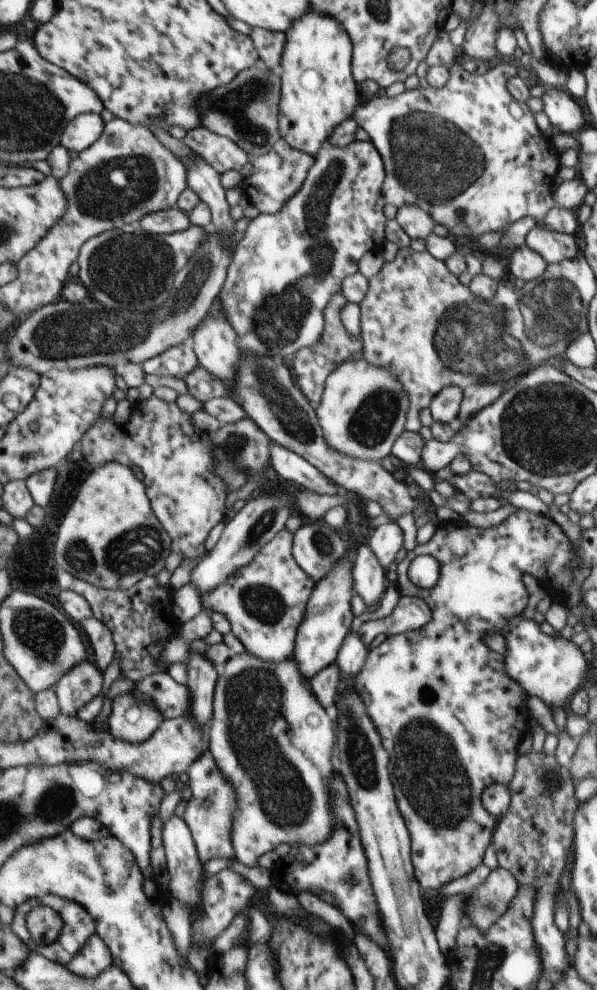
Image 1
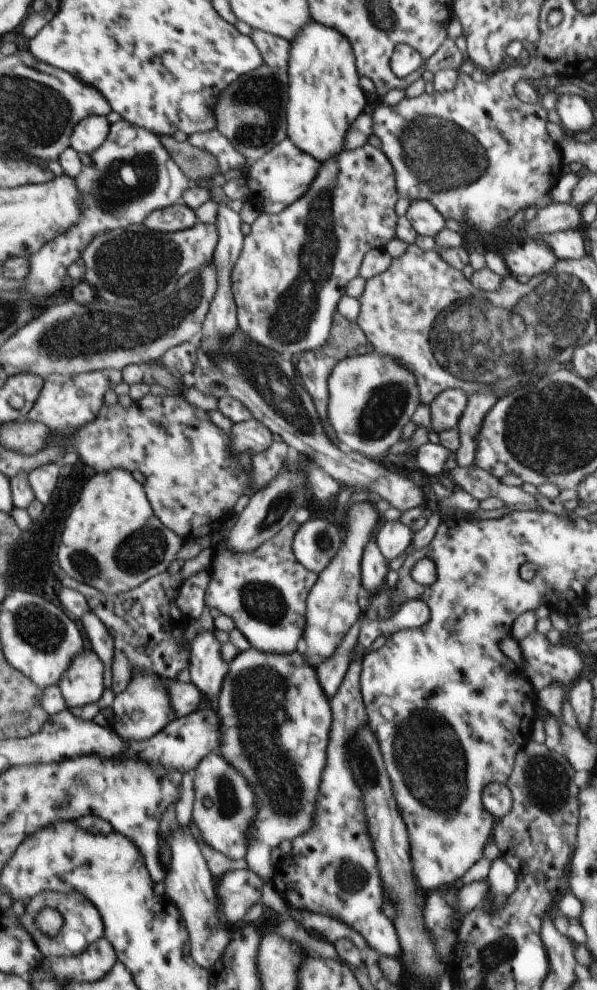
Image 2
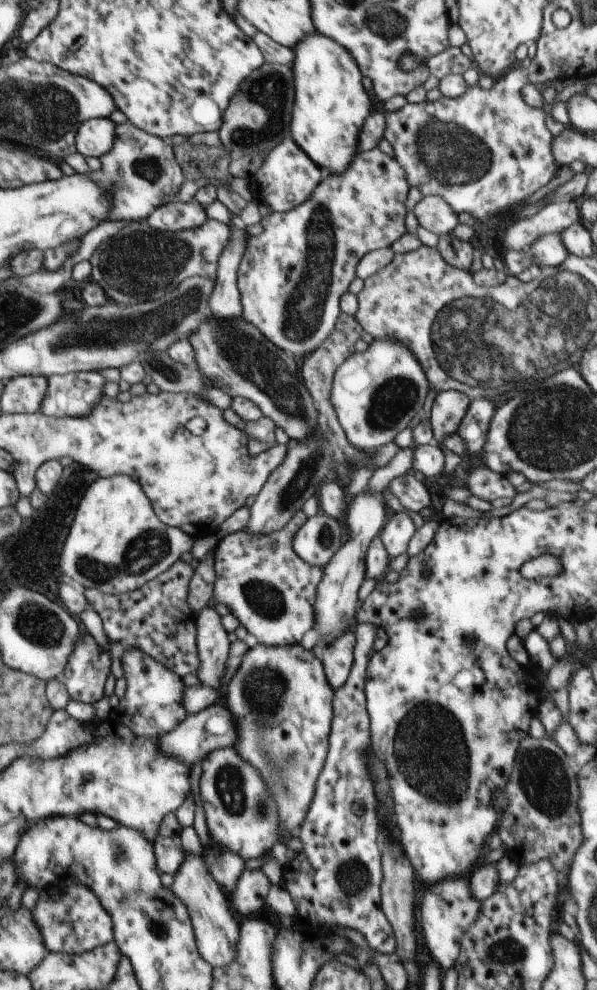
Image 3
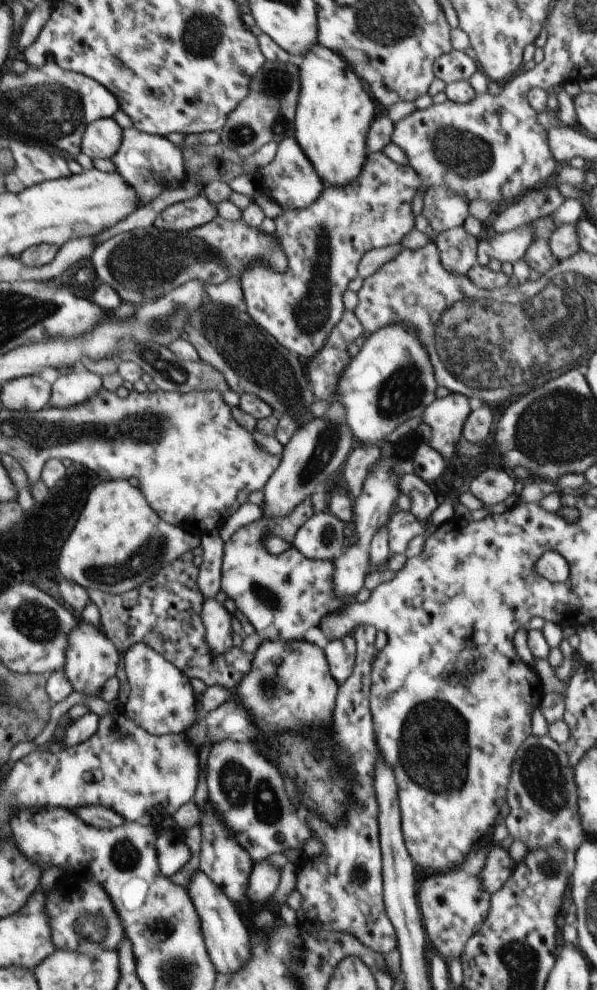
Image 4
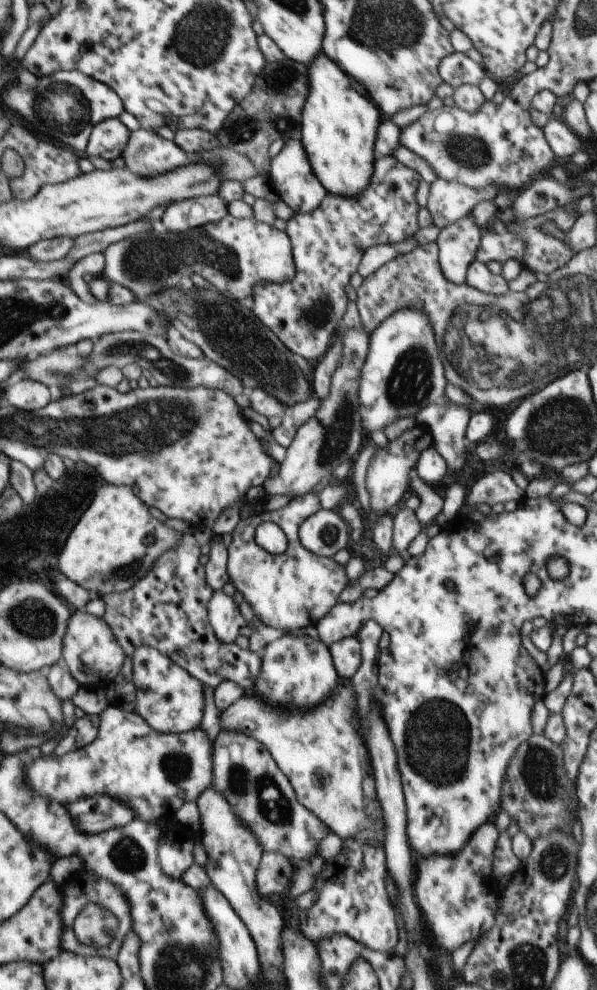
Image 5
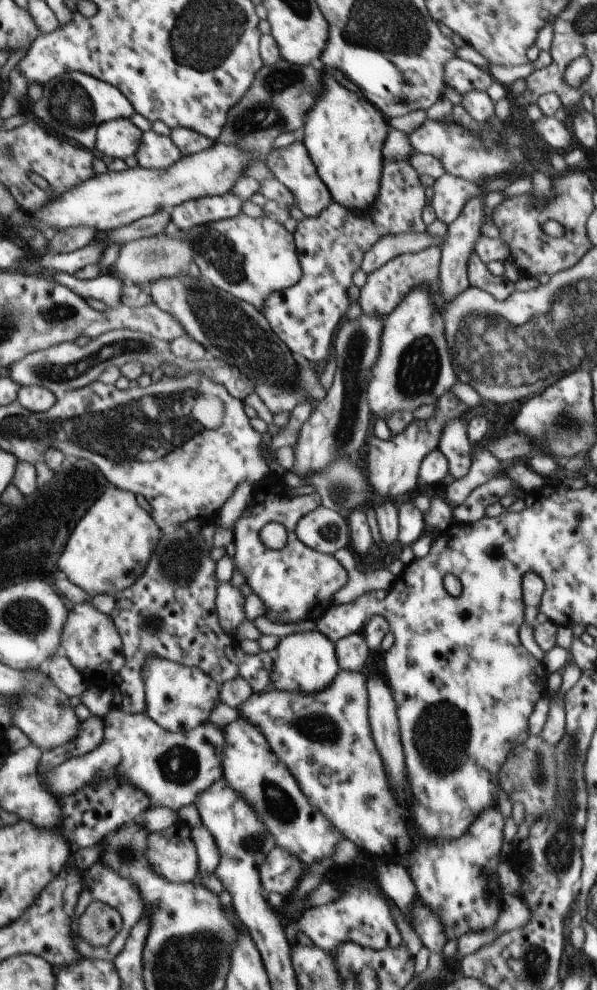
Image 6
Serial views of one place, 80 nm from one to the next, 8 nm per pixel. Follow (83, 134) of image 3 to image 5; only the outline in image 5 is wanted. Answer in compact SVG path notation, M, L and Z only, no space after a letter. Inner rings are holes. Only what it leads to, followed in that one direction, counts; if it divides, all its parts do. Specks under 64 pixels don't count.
M104 119L90 132L89 143L85 150L87 156L102 156L116 160L122 156L128 144L131 131L118 119Z

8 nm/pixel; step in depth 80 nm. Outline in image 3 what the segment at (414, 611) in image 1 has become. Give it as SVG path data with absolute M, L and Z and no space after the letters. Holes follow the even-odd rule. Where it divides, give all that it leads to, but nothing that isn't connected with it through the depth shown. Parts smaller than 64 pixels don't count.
M358 623L356 626L356 632L353 632L356 637L356 644L353 650L353 665L346 679L346 682L336 690L334 694L334 720L332 720L332 732L330 732L330 748L328 748L328 758L326 758L326 764L324 764L324 770L320 772L320 778L318 778L318 784L316 784L316 796L308 807L308 812L304 817L303 823L299 826L297 834L304 848L302 848L302 854L294 860L294 868L298 868L298 862L304 860L304 864L310 864L310 868L298 868L298 872L294 872L294 876L290 876L290 880L286 880L286 890L292 894L294 898L294 904L296 904L296 914L300 914L302 918L310 920L310 922L316 922L316 924L326 924L331 928L341 927L349 929L350 931L358 931L360 935L366 939L368 946L374 951L380 954L392 954L395 952L397 947L397 940L394 936L394 931L391 922L386 918L382 908L380 908L380 882L382 882L382 866L380 866L380 850L378 850L378 832L380 832L380 822L378 822L378 812L376 812L376 806L378 806L379 800L376 800L374 796L374 784L372 784L372 778L370 778L370 770L366 766L368 762L368 752L370 752L370 734L368 734L368 711L367 711L367 696L365 695L365 682L366 682L366 671L369 660L371 659L372 653L374 652L374 640L376 638L376 630L373 624L370 623Z

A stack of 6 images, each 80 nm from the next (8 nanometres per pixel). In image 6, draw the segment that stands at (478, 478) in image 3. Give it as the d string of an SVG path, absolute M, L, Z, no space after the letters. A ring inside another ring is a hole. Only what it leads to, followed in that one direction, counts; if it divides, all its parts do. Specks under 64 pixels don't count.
M495 478L475 488L462 504L453 508L455 520L460 524L482 520L487 516L486 509L490 504L500 501L503 496L510 493L516 493L519 498L529 499L524 496L524 490L520 490L516 482L510 478Z

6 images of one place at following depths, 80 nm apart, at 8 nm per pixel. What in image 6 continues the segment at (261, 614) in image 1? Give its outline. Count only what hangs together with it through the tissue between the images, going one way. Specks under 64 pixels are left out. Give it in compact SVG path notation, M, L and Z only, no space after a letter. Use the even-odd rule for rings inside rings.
M271 474L264 477L255 486L253 491L253 502L244 510L244 513L238 517L238 520L233 526L233 543L236 548L237 566L246 577L244 588L247 592L254 592L262 600L266 616L274 623L291 623L299 620L310 619L318 621L319 618L334 604L333 596L338 589L346 586L348 582L348 569L345 569L334 555L318 552L309 546L306 546L295 533L298 521L311 510L318 508L321 505L321 498L318 493L311 493L306 495L298 495L288 497L286 491L289 488L282 482L282 480L273 479ZM266 523L280 523L284 525L287 530L287 543L278 550L268 548L262 541L259 540L260 528Z

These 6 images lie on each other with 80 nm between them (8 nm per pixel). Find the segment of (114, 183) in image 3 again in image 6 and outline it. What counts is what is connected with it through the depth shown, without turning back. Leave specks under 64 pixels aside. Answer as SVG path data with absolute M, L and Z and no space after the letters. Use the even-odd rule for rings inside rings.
M150 130L142 133L141 143L135 156L140 167L160 170L177 163L183 154L169 136Z

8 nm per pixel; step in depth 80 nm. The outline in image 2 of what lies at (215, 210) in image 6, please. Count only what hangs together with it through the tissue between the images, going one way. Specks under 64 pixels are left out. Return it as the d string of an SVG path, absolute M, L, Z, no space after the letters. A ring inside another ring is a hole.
M180 202L151 212L143 222L150 230L169 233L189 229L198 220L195 210Z

